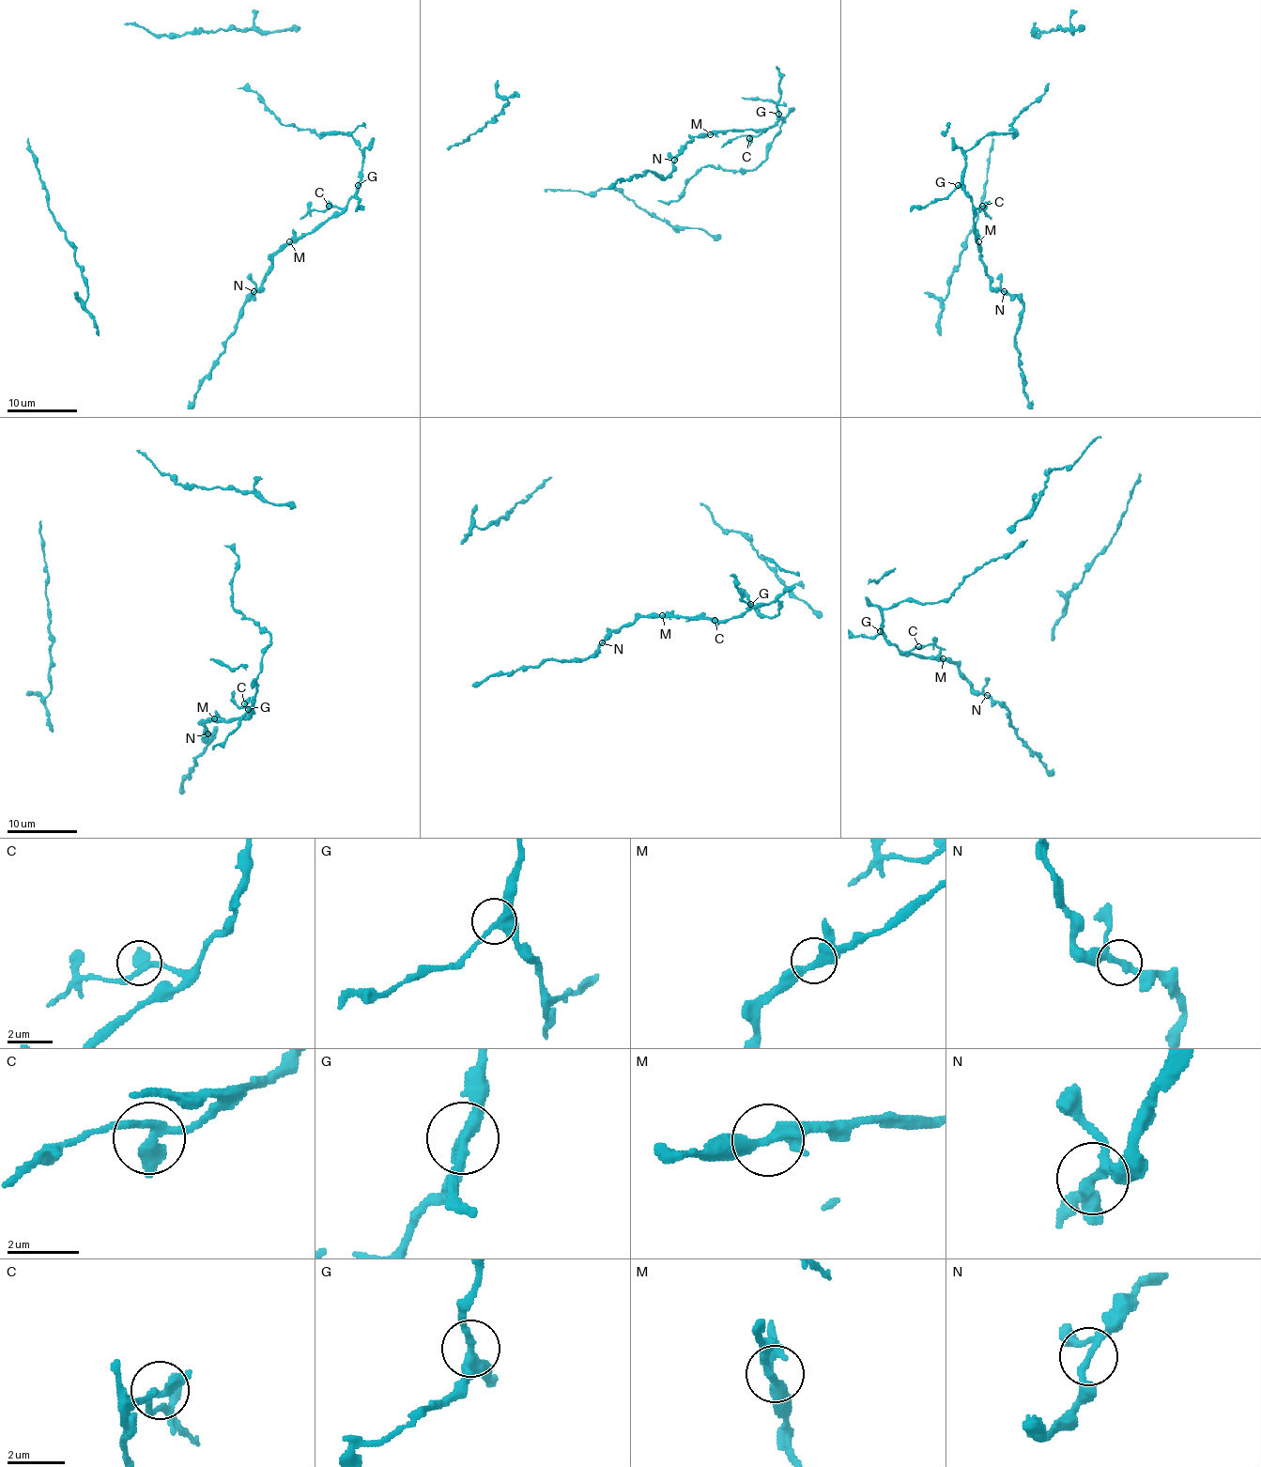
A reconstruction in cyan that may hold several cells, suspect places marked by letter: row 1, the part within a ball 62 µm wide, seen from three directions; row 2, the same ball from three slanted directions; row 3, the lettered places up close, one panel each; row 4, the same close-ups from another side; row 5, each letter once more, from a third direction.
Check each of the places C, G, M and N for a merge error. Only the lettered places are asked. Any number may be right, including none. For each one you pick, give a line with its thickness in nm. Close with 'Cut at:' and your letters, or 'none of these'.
Cut at: none of these

